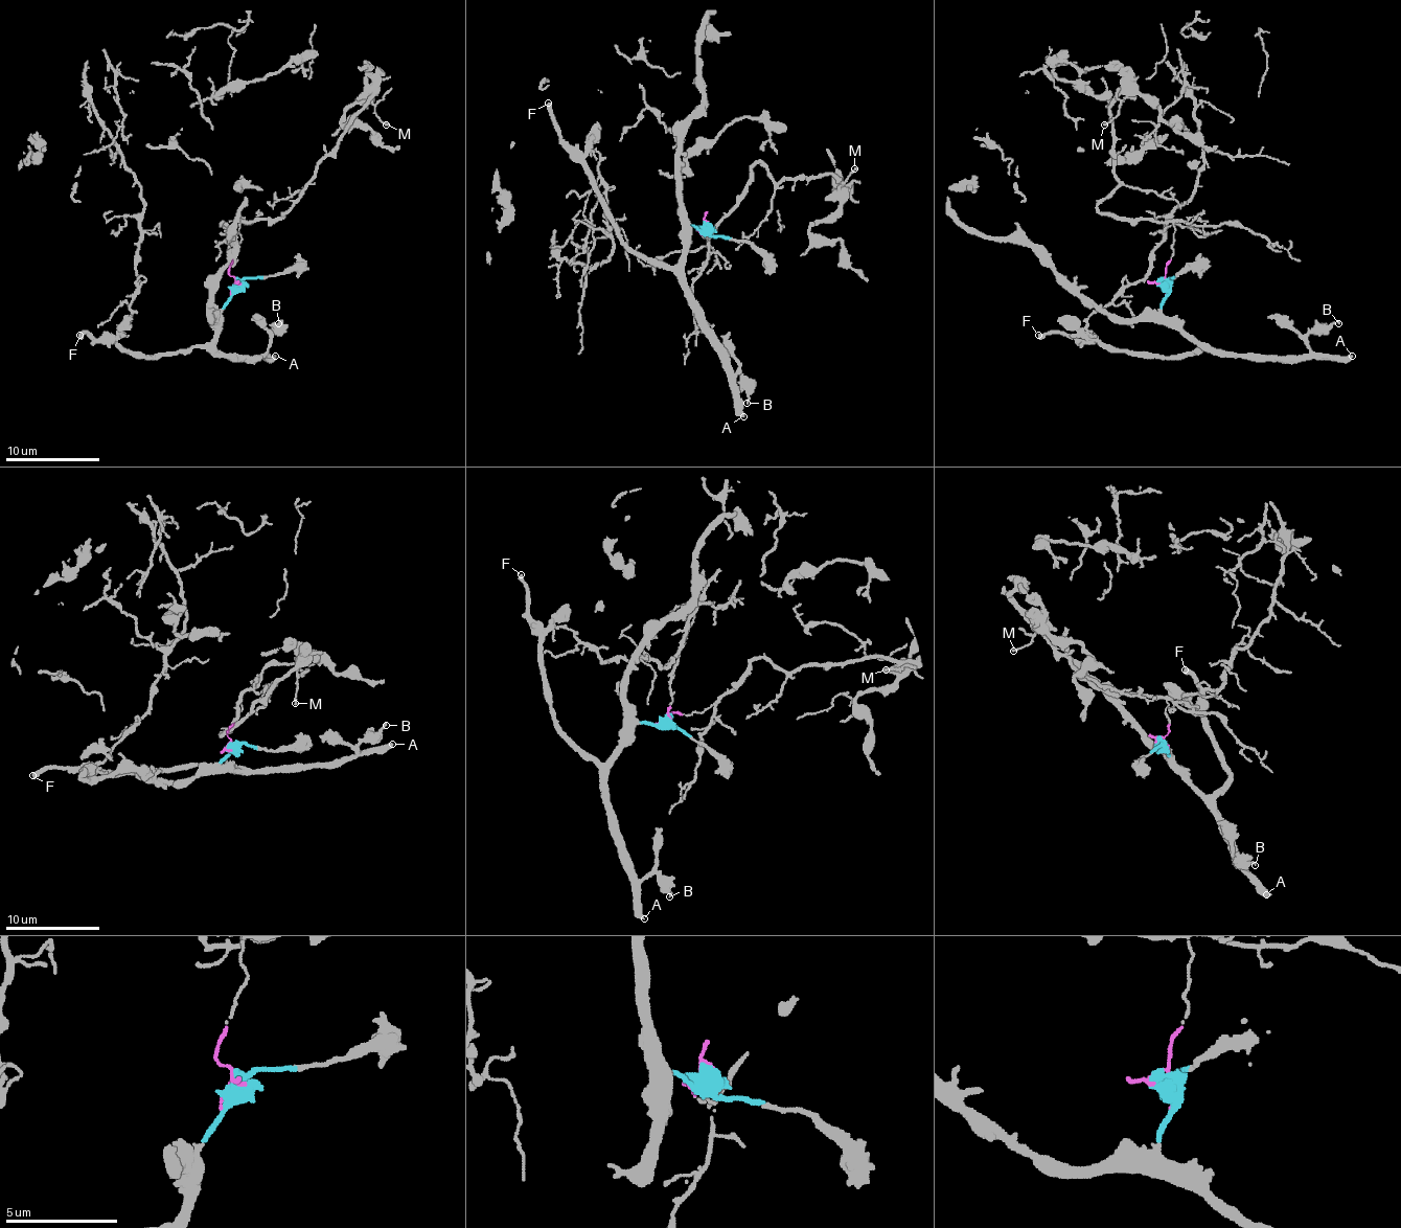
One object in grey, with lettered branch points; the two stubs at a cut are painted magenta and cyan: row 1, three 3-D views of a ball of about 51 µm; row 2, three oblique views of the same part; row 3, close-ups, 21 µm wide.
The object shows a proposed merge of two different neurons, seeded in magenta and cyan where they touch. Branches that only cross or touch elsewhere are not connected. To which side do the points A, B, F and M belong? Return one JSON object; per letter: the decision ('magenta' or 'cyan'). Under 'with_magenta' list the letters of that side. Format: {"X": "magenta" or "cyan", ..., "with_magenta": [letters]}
{"A": "cyan", "B": "cyan", "F": "cyan", "M": "magenta", "with_magenta": ["M"]}

